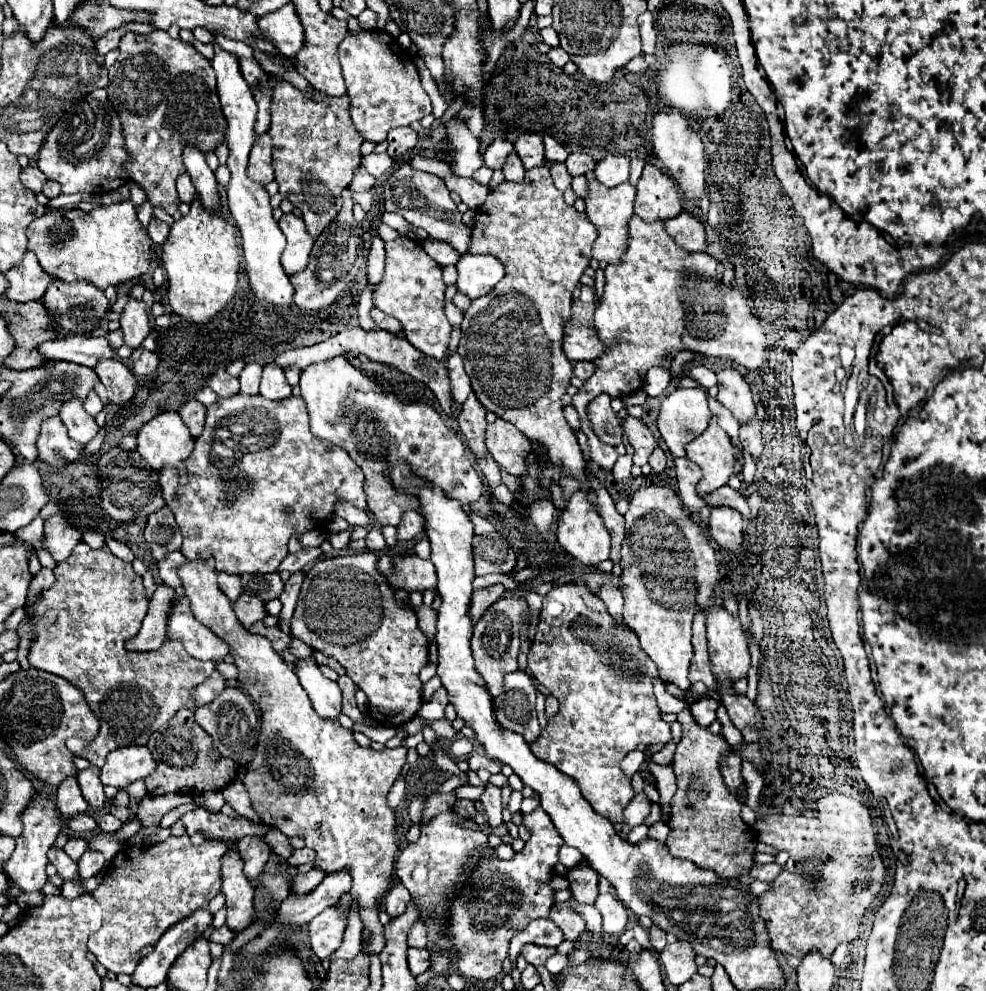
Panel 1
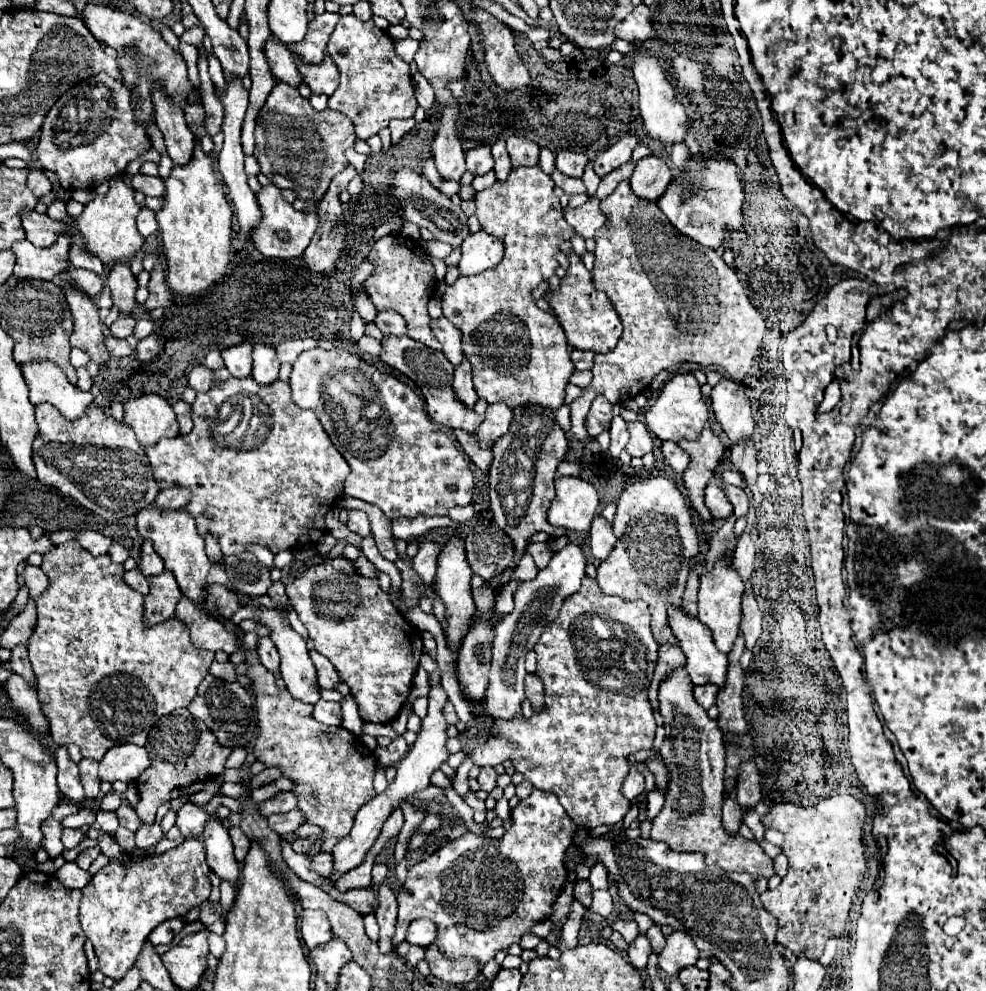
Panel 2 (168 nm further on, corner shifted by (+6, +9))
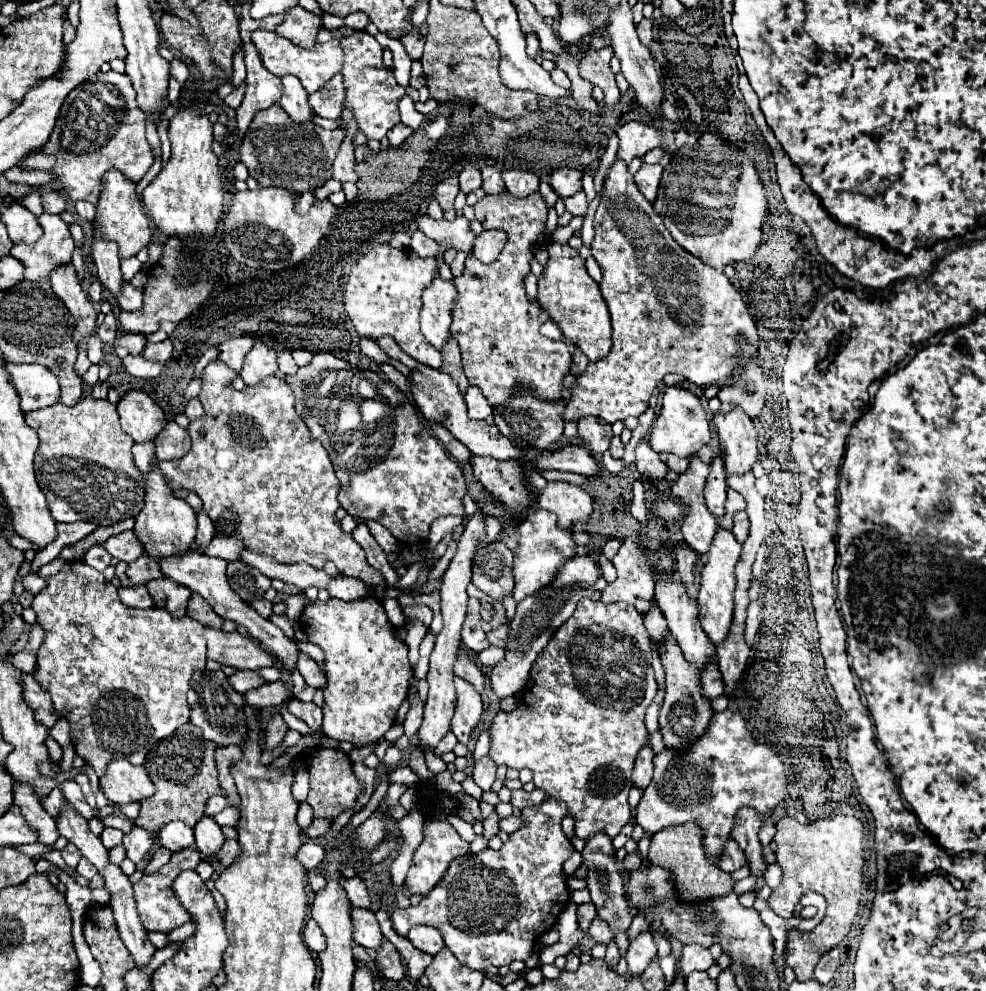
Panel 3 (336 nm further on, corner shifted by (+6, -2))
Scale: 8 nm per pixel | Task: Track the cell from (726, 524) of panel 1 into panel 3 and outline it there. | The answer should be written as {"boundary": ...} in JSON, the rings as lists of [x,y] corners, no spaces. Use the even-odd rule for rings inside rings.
{"boundary":[[[721,456],[713,458],[709,464],[709,476],[705,482],[705,500],[713,516],[721,518],[725,514],[725,492],[727,492],[727,474]]]}

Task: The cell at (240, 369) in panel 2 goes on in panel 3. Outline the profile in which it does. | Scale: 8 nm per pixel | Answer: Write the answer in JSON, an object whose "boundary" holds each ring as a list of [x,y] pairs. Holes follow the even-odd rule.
{"boundary":[[[237,336],[231,340],[225,340],[217,346],[219,350],[219,358],[233,368],[235,372],[241,372],[241,364],[245,358],[245,352],[249,352],[249,348],[253,346],[253,338],[251,336]]]}

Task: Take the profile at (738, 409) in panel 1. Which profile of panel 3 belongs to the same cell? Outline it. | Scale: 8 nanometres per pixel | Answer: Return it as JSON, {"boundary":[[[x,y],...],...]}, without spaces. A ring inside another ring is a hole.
{"boundary":[[[735,408],[729,414],[715,414],[713,422],[723,448],[727,474],[749,472],[759,456],[753,422],[741,412],[741,408]]]}

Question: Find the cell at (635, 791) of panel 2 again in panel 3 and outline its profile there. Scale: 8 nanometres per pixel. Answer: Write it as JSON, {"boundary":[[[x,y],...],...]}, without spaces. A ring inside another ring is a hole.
{"boundary":[[[649,740],[643,744],[643,748],[637,754],[635,768],[633,768],[633,784],[639,788],[645,788],[649,784],[649,778],[653,776],[653,750]]]}

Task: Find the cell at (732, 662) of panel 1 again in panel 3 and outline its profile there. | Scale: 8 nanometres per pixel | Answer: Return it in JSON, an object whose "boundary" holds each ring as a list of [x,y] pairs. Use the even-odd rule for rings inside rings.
{"boundary":[[[719,530],[711,542],[709,548],[709,560],[703,566],[701,572],[701,588],[699,588],[699,622],[703,628],[707,628],[707,636],[713,644],[719,644],[721,640],[725,640],[725,636],[729,634],[729,626],[733,620],[733,592],[735,592],[735,564],[739,560],[741,554],[741,544],[737,544],[733,532],[727,530]]]}

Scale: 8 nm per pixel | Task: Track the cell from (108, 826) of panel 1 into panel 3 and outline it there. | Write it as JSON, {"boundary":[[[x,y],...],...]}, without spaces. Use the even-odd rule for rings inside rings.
{"boundary":[[[105,828],[103,834],[101,834],[101,842],[105,844],[107,850],[111,850],[117,844],[121,844],[121,840],[123,840],[123,832],[117,830],[117,828]]]}

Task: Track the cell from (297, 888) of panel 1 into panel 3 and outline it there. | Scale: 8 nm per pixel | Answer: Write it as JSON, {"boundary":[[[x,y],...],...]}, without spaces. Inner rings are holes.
{"boundary":[[[339,878],[341,886],[347,890],[353,908],[371,908],[367,886],[361,878]]]}

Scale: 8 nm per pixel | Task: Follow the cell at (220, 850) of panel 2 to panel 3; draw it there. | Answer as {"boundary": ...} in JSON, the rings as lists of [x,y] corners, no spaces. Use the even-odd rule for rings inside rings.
{"boundary":[[[203,816],[195,824],[193,832],[195,832],[195,846],[203,856],[211,856],[211,852],[217,852],[217,848],[225,842],[221,826],[209,816]]]}

